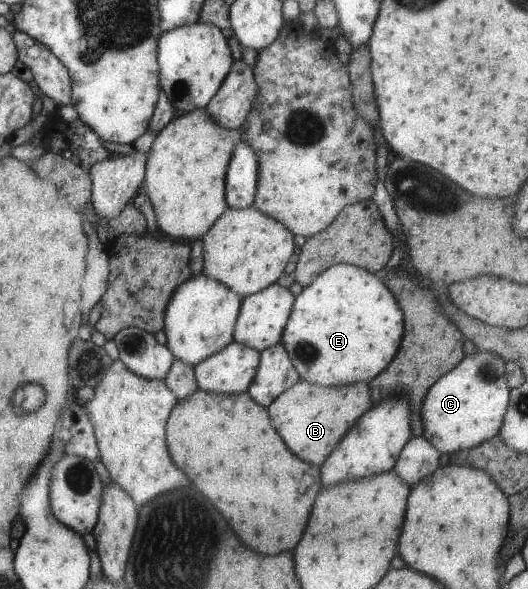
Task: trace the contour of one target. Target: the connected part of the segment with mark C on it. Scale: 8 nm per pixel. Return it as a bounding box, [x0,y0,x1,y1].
[418,350,509,455]

